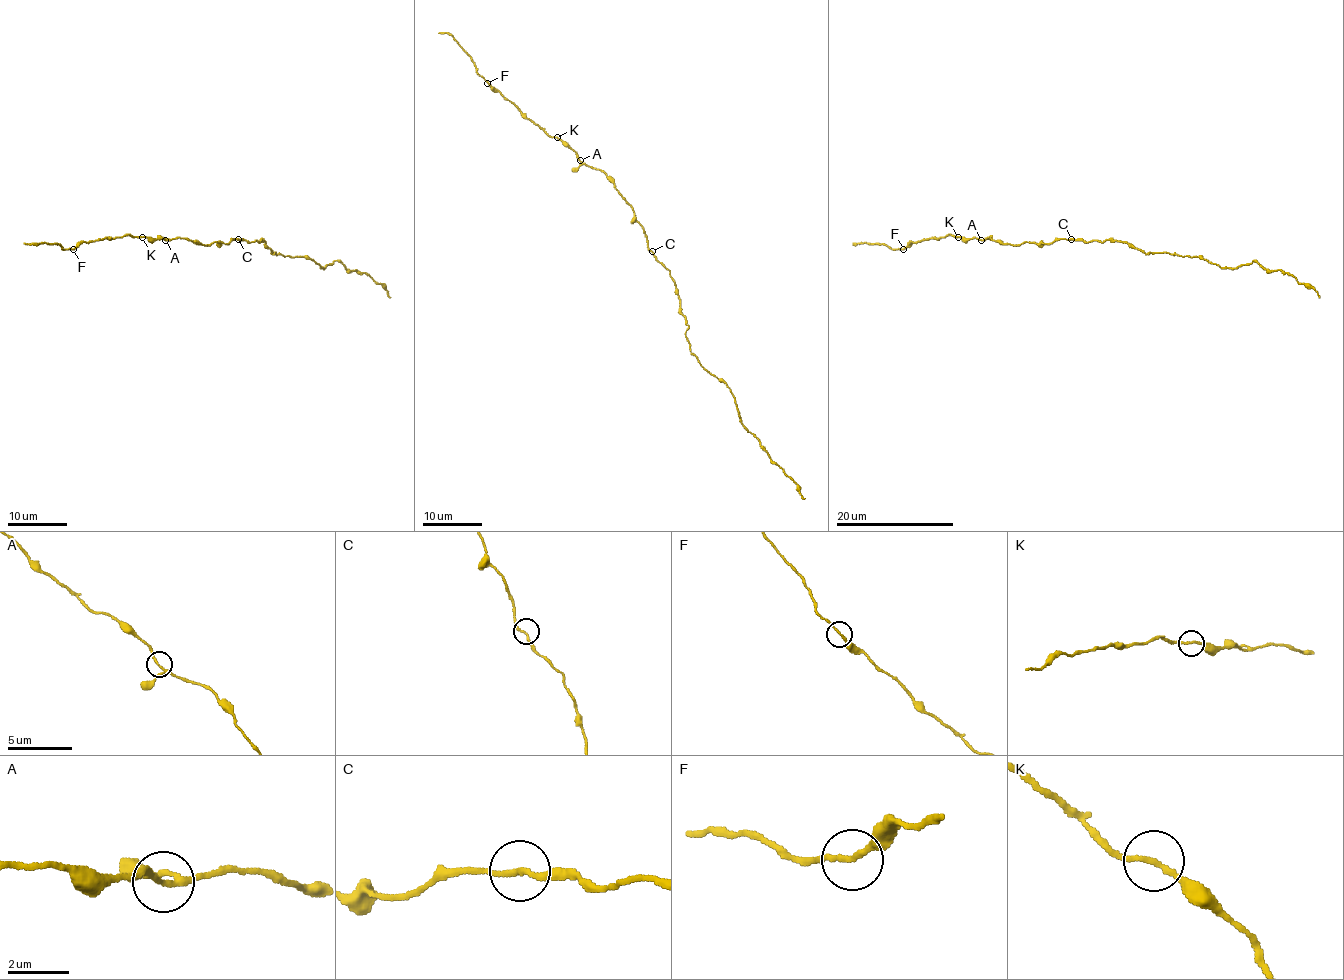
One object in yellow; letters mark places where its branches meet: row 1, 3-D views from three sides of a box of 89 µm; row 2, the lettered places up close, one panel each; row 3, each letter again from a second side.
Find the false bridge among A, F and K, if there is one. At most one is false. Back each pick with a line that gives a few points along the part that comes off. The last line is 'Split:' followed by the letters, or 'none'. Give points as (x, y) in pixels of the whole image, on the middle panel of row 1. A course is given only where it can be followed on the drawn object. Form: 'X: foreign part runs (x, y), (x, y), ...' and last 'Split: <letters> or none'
Split: none

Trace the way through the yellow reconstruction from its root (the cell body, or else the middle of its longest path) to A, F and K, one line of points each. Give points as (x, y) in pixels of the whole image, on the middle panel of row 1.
A: (652, 252), (648, 248), (644, 227), (635, 218), (633, 208), (614, 183), (602, 171), (580, 161)
F: (652, 252), (633, 208), (614, 183), (602, 171), (585, 165), (571, 149), (533, 124), (487, 83)
K: (652, 252), (648, 248), (644, 227), (635, 218), (633, 208), (614, 183), (602, 171), (585, 165), (557, 137)

